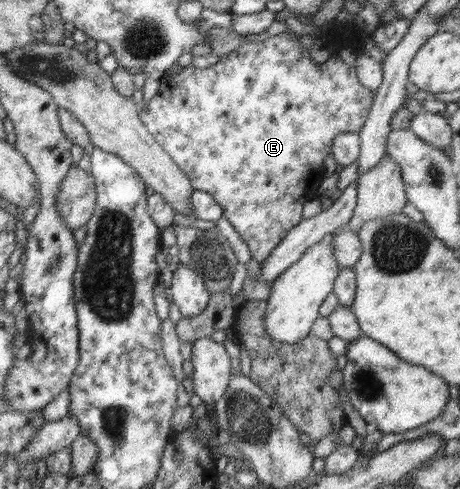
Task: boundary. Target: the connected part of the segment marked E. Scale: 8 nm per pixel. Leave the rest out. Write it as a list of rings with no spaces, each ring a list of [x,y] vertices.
[[[289,30],[271,36],[262,42],[241,42],[230,53],[223,55],[215,66],[208,68],[184,67],[179,74],[164,74],[159,85],[159,92],[149,100],[148,104],[139,109],[139,119],[147,128],[149,134],[173,159],[173,162],[187,175],[194,190],[208,192],[221,206],[223,218],[227,219],[240,234],[249,247],[252,257],[259,263],[269,256],[275,245],[285,238],[285,235],[302,220],[305,202],[319,197],[318,187],[324,178],[323,160],[331,153],[333,140],[339,134],[359,133],[368,118],[369,110],[374,102],[375,92],[363,86],[357,77],[354,67],[344,62],[337,53],[331,54],[323,64],[313,64],[308,50],[303,48],[299,38]]]

